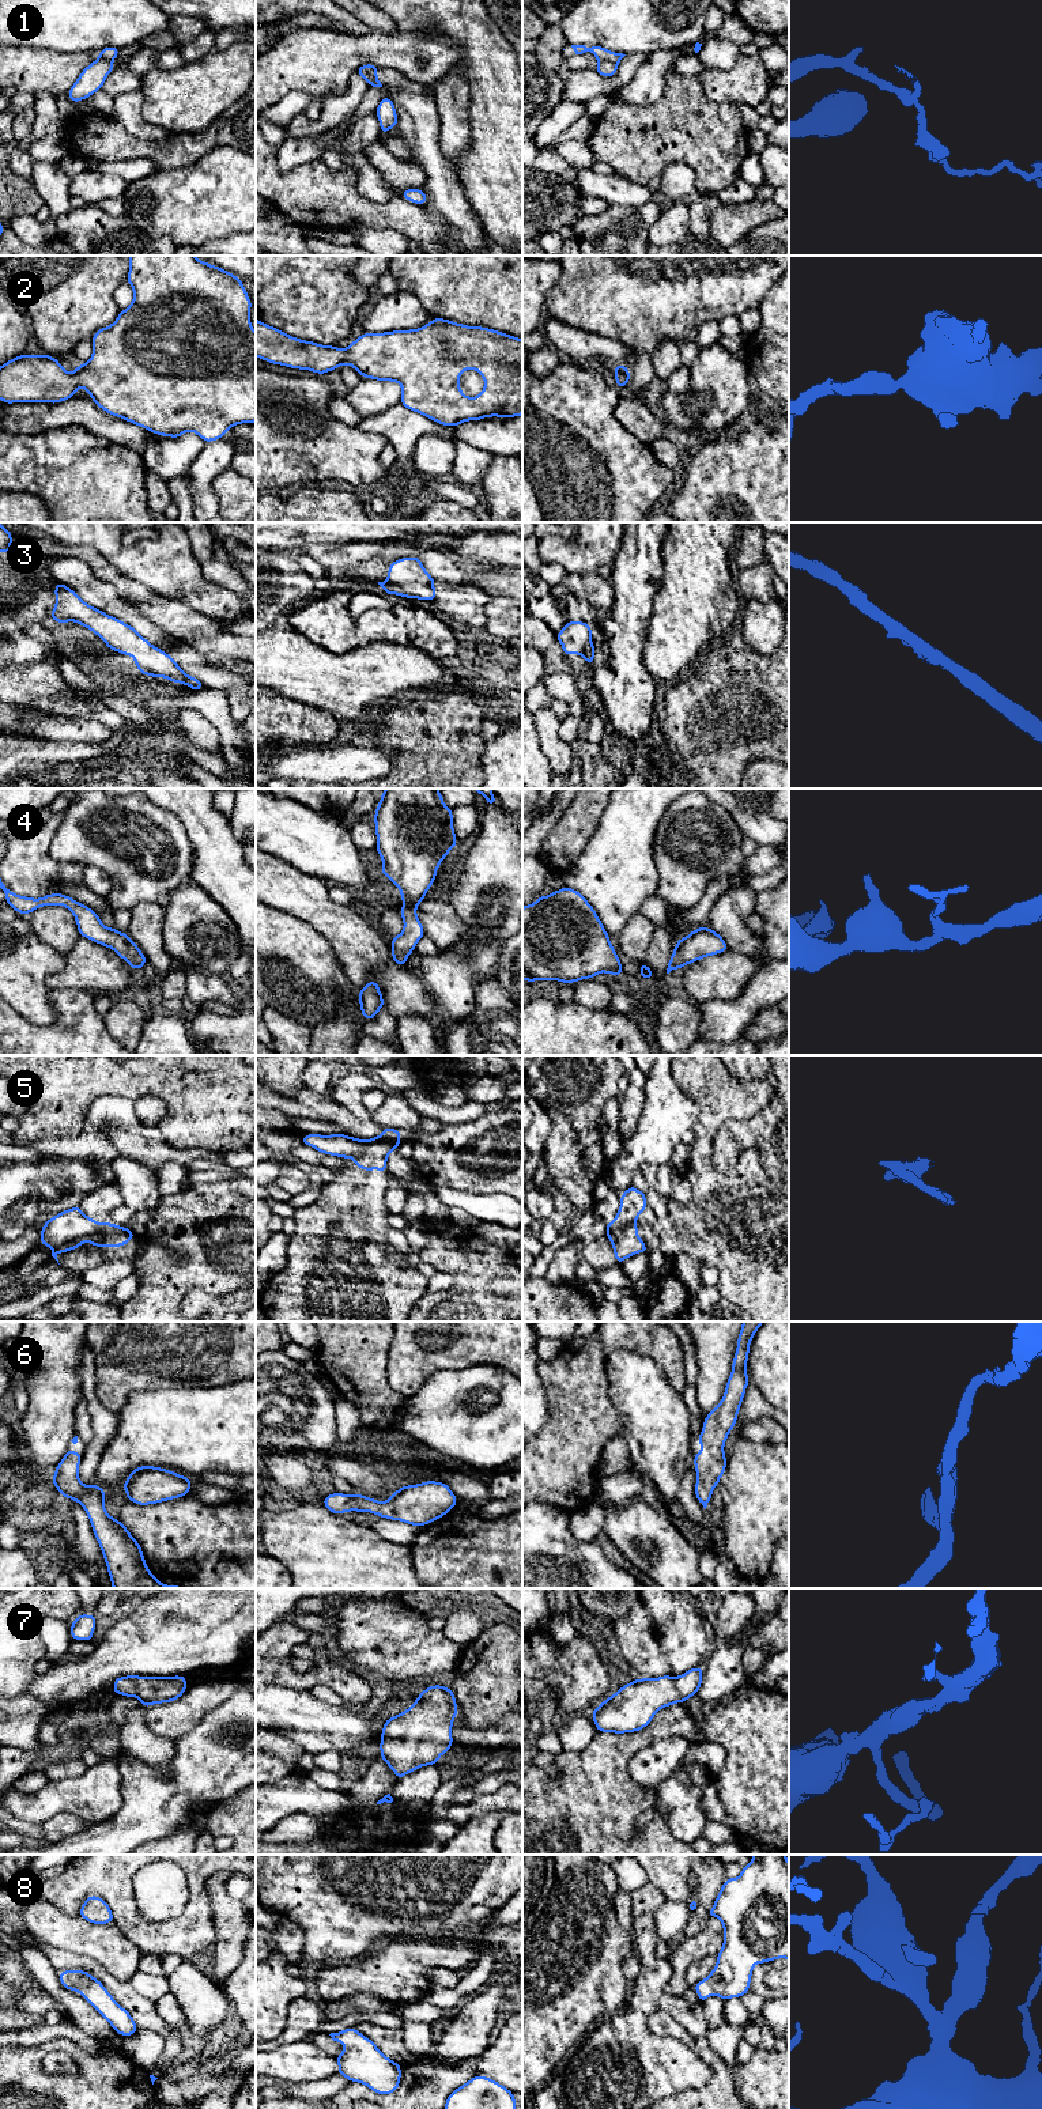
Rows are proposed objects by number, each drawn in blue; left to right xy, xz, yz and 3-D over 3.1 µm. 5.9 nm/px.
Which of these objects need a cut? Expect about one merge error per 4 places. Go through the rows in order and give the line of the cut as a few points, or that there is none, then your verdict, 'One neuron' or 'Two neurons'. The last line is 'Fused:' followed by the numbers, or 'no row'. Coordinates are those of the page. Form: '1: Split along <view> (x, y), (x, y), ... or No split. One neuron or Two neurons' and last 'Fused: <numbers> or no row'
1: Split along yz (599, 60), (612, 60), (616, 64). Two neurons
2: No split. One neuron
3: No split. One neuron
4: No split. One neuron
5: Split along xy (98, 1224), (91, 1232), (63, 1242), (52, 1248). Two neurons
6: No split. One neuron
7: No split. One neuron
8: No split. One neuron
Fused: 1, 5

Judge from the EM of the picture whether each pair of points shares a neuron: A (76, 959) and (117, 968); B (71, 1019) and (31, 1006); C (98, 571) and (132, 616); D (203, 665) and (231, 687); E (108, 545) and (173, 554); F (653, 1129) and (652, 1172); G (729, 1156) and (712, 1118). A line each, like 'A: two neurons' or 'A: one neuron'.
A: one neuron
B: two neurons
C: two neurons
D: one neuron
E: one neuron
F: two neurons
G: two neurons

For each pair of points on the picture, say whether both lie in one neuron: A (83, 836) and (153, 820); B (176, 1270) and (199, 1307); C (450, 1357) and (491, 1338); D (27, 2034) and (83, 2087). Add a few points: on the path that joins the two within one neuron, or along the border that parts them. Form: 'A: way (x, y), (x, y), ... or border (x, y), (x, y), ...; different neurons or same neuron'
A: way (101, 836), (135, 834); same neuron
B: border (221, 1296), (192, 1288), (180, 1307); different neurons
C: way (460, 1348), (469, 1338), (482, 1338); same neuron
D: border (55, 2038), (34, 2045), (14, 2047); different neurons

